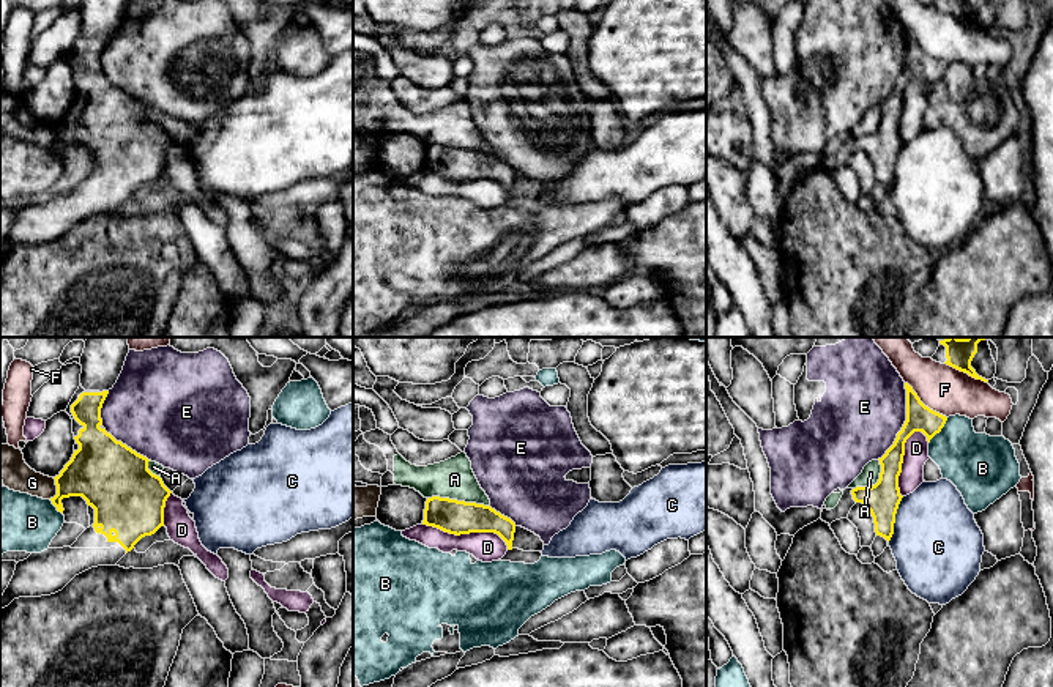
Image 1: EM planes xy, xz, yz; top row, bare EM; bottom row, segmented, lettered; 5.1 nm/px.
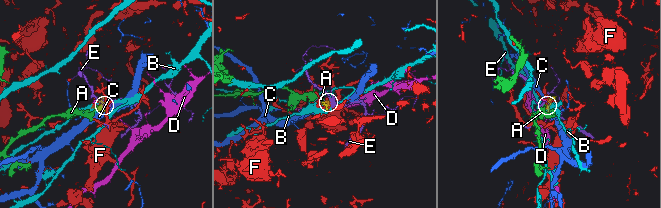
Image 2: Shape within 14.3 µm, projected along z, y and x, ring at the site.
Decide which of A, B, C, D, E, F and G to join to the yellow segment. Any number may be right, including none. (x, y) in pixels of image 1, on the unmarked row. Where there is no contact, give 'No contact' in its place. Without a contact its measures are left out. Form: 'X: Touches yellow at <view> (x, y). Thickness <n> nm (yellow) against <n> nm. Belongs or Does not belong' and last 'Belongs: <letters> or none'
A: Touches yellow at xz (459, 148). Thickness 180 nm (yellow) against 200 nm. Does not belong
B: Touches yellow at yz (940, 77). Thickness 140 nm (yellow) against 320 nm. Does not belong
C: Touches yellow at yz (894, 167). Thickness 170 nm (yellow) against 460 nm. Does not belong
D: Touches yellow at xz (467, 180). Thickness 180 nm (yellow) against 150 nm. Does not belong
E: Touches yellow at yz (905, 70). Thickness 140 nm (yellow) against 440 nm. Does not belong
F: Touches yellow at yz (922, 51). Thickness 140 nm (yellow) against 240 nm. Does not belong
G: Touches yellow at xy (57, 136). Thickness 340 nm (yellow) against 160 nm. Does not belong
Belongs: none

